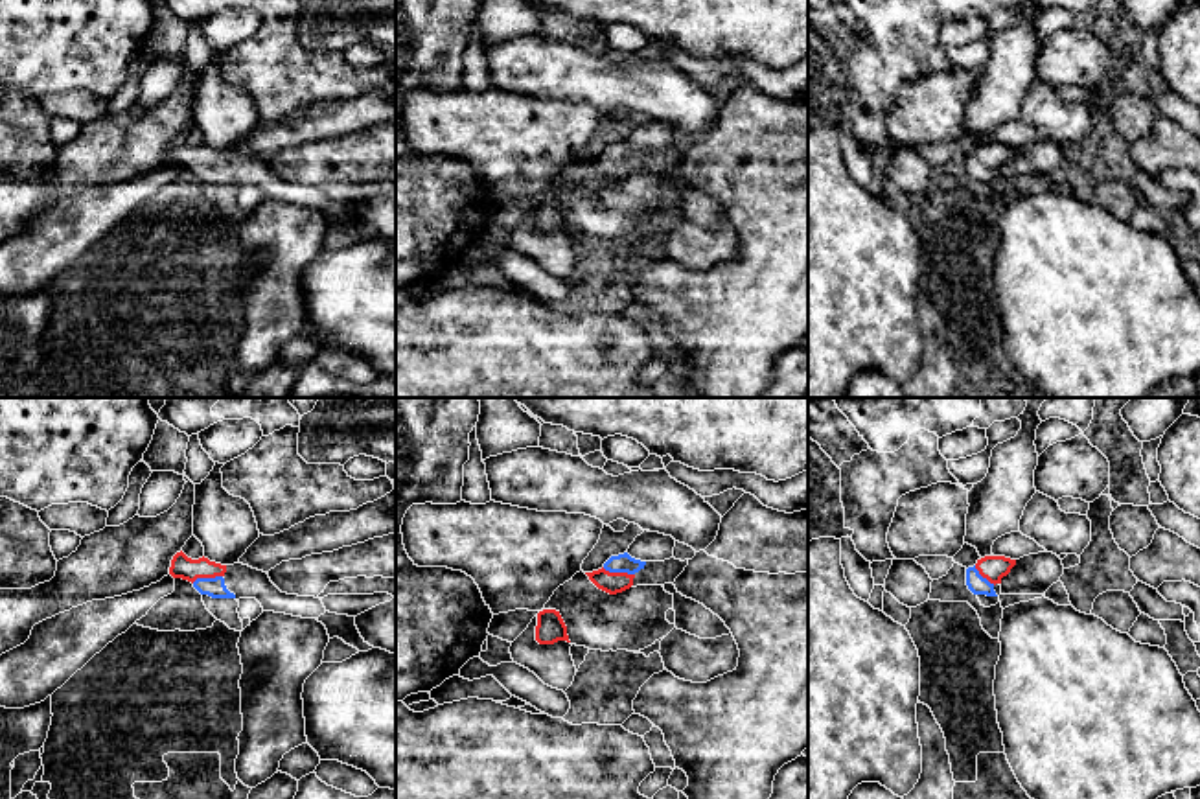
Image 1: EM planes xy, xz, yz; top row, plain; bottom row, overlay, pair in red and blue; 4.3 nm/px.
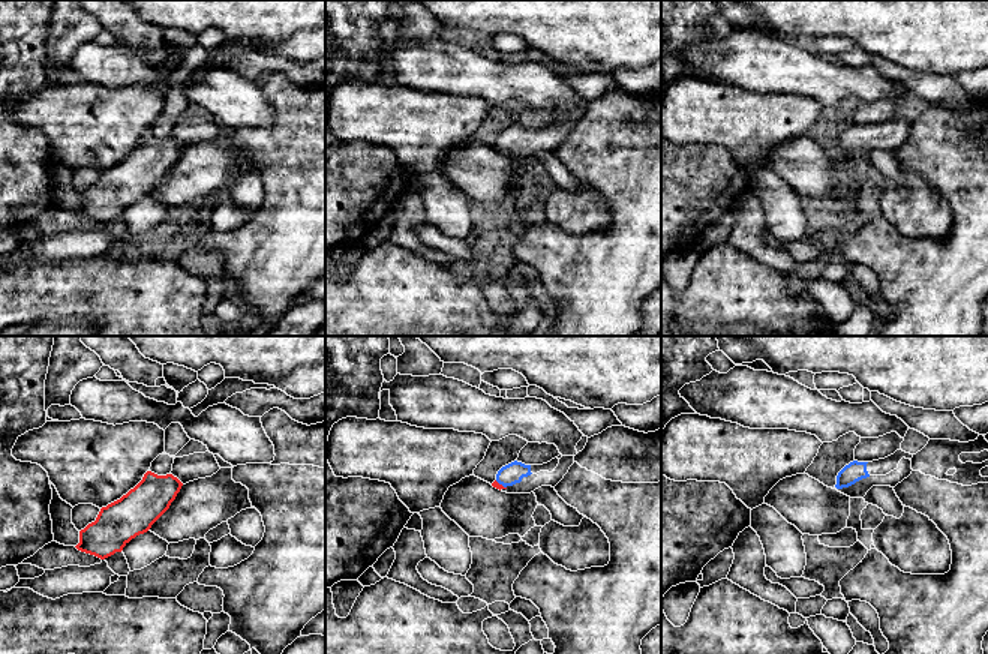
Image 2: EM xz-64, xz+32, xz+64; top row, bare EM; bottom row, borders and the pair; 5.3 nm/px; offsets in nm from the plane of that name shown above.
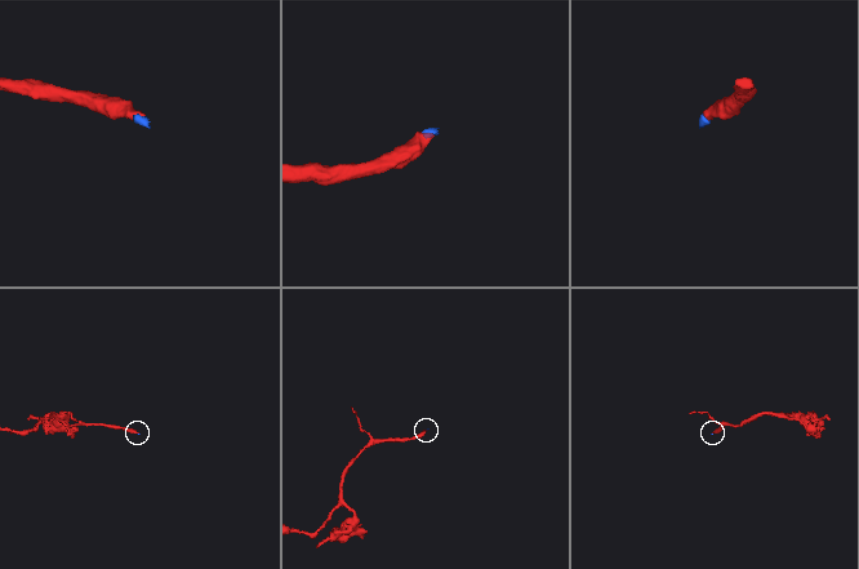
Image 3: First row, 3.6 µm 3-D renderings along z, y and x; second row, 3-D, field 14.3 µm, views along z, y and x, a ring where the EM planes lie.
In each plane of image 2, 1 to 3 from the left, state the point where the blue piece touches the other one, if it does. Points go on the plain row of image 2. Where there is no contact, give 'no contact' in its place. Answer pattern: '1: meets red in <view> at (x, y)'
1: no contact
2: meets red in xz+32 at (501, 149)
3: no contact

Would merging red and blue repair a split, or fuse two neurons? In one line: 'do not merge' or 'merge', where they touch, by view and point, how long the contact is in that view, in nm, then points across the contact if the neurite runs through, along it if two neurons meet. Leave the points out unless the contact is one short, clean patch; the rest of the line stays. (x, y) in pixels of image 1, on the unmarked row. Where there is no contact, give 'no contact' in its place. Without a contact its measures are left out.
merge; meets red in xz at (619, 161); contact 150 nm long; runs through xz (611, 170), (619, 161), (623, 150)

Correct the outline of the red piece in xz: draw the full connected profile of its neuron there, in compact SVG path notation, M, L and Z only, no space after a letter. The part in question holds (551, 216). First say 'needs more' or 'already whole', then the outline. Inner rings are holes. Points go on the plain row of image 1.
already whole; M543 197L537 201L536 228L539 232L554 232L558 228L571 230L560 199Z

